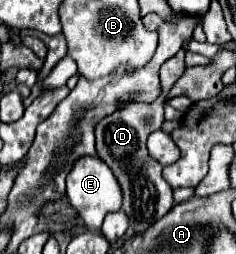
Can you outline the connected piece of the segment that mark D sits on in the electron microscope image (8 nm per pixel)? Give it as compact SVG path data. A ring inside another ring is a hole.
M181 49L167 63L163 63L161 73L159 73L161 75L161 95L159 95L159 99L155 99L153 103L127 105L123 109L115 111L113 115L107 115L105 119L101 119L95 125L97 155L109 165L109 169L113 171L113 175L117 177L117 181L123 189L123 211L127 213L129 225L135 231L135 235L145 233L147 227L151 227L151 223L161 219L173 207L173 189L161 177L161 165L155 159L149 157L145 141L147 141L147 135L153 133L155 129L159 129L163 119L165 119L163 107L165 107L165 99L169 95L169 89L173 87L173 83L185 71L183 57L185 57L185 51Z

